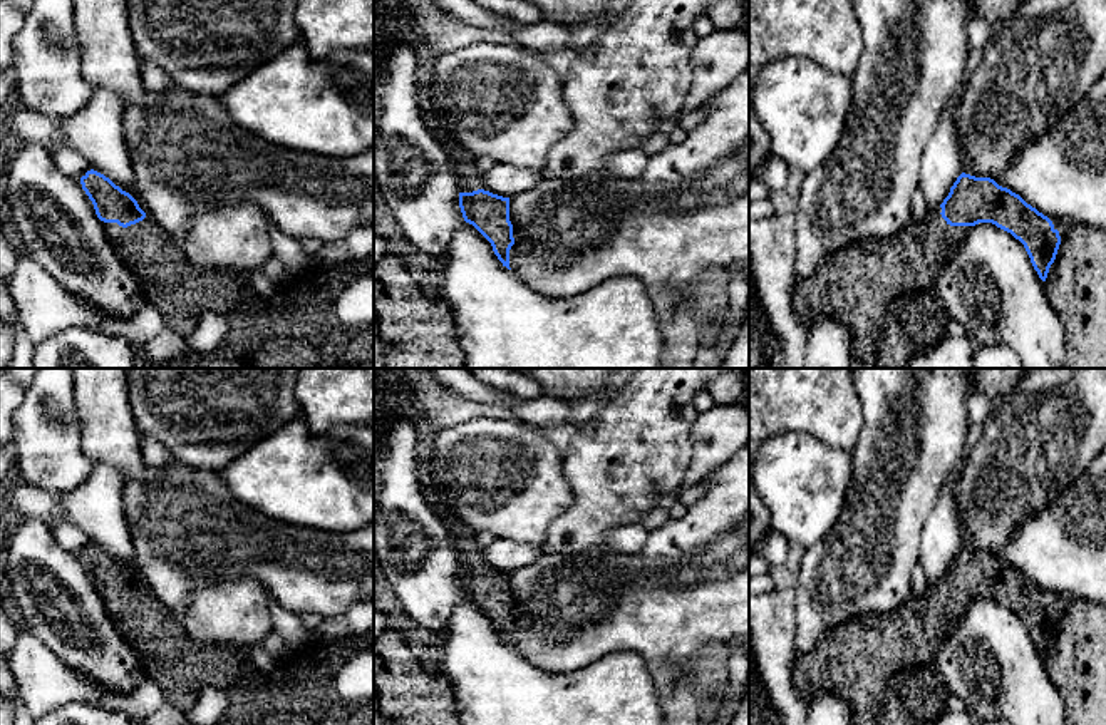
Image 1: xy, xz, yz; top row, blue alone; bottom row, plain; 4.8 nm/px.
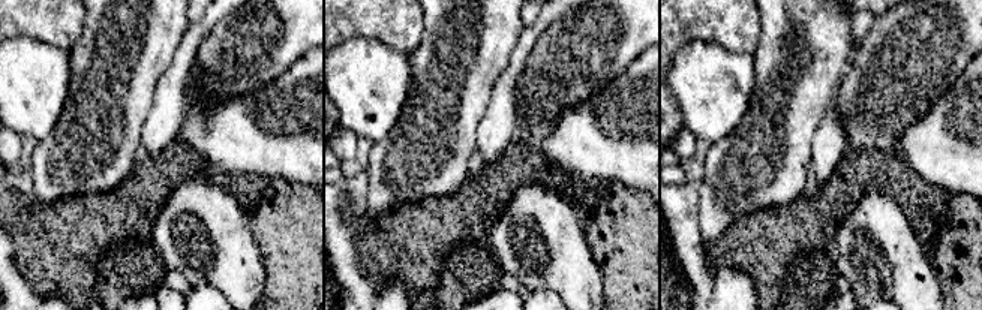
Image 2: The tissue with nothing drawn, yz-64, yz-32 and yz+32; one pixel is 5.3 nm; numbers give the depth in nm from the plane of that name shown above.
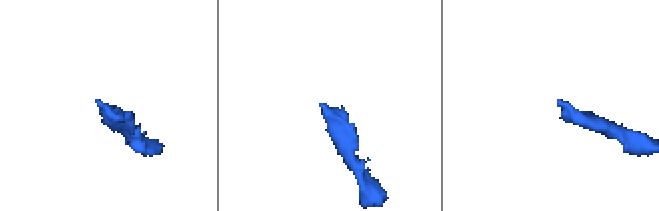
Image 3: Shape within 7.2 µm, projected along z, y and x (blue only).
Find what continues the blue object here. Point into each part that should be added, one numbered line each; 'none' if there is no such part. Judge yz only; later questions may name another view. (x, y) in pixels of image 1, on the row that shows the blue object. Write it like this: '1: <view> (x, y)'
1: yz (855, 285)

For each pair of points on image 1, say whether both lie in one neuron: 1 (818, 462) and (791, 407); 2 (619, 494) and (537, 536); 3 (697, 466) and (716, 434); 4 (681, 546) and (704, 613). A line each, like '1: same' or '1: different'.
1: different
2: different
3: same
4: same

